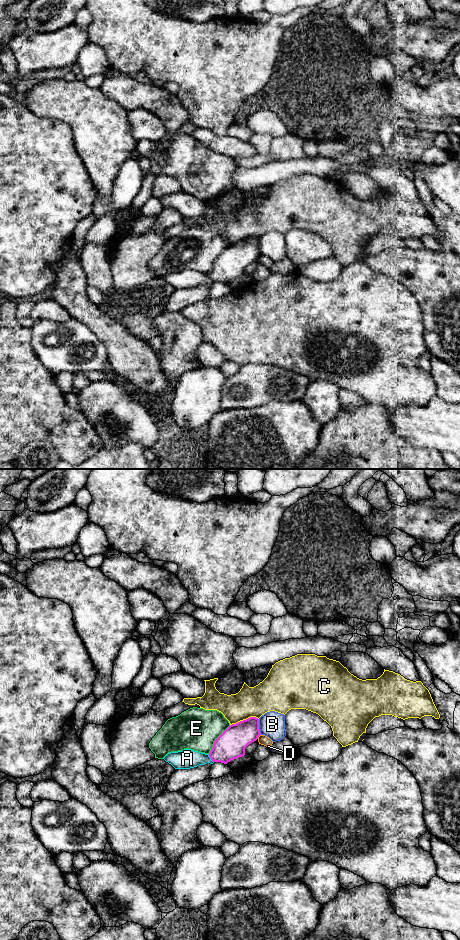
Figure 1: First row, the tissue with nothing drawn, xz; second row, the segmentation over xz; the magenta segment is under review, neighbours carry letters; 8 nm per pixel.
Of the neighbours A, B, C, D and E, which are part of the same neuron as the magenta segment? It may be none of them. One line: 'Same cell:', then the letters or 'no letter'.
Same cell: no letter

